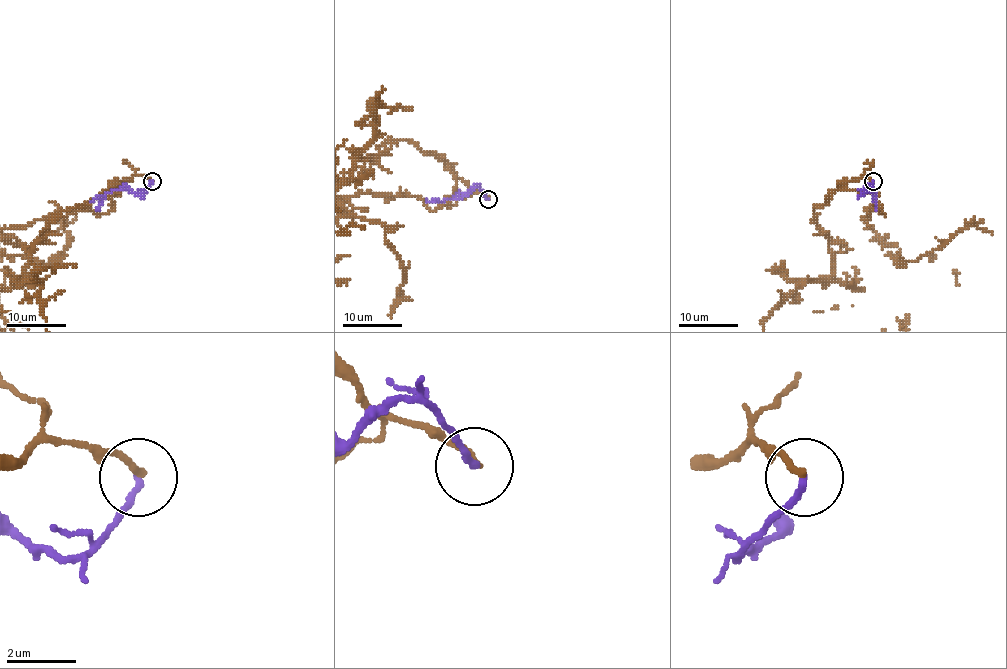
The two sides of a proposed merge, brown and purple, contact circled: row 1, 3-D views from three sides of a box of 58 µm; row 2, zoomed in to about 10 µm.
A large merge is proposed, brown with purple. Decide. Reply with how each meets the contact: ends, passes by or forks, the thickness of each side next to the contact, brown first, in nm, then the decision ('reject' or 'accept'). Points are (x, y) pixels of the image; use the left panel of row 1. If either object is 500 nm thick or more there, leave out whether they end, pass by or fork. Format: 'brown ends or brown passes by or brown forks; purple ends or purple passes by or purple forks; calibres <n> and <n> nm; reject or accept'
brown ends; purple ends; calibres 190 and 190 nm; reject

